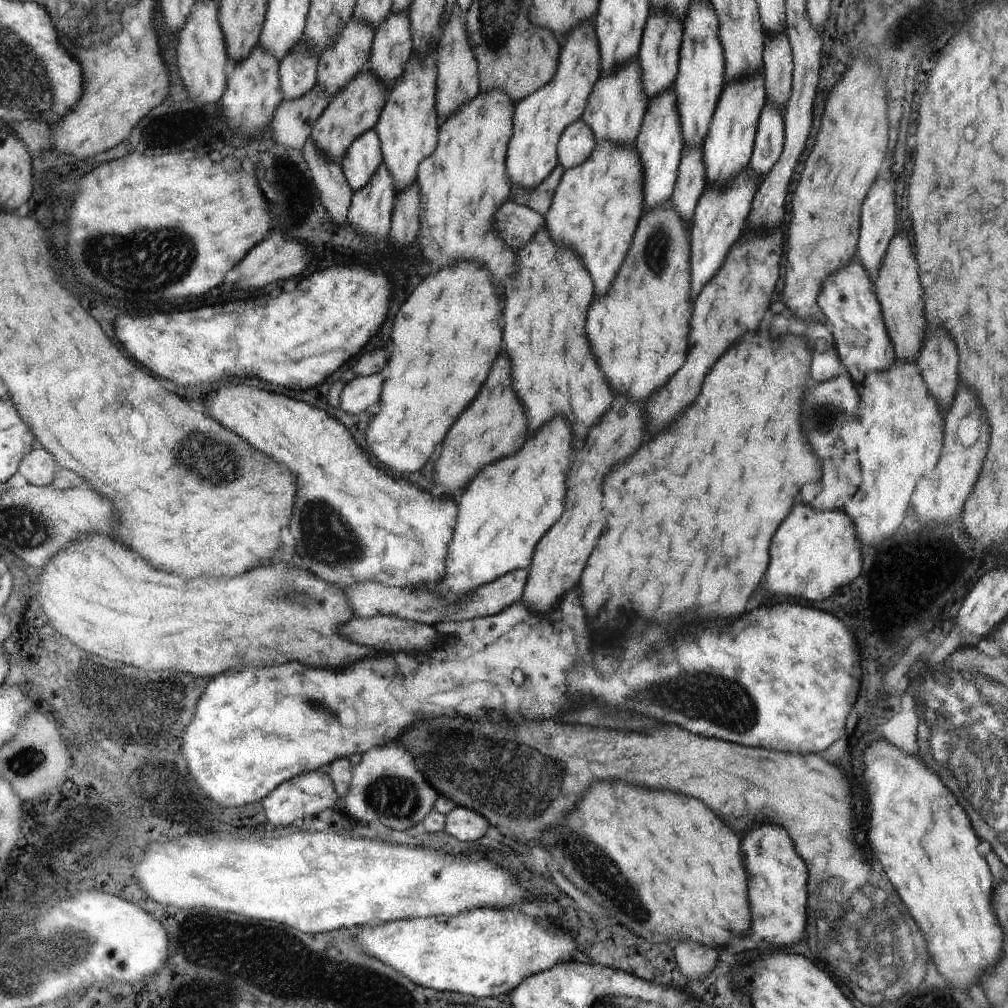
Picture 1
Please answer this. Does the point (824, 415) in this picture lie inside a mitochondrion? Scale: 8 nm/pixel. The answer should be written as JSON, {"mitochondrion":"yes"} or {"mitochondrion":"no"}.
{"mitochondrion":"yes"}

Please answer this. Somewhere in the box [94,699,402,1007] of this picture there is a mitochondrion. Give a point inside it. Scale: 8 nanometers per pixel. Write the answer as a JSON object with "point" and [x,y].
{"point":[217,936]}

